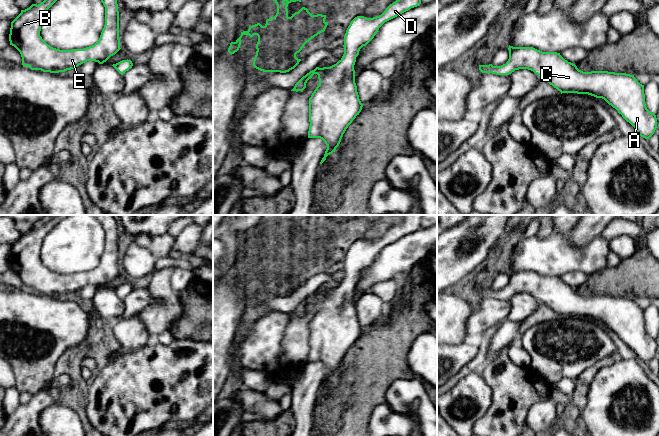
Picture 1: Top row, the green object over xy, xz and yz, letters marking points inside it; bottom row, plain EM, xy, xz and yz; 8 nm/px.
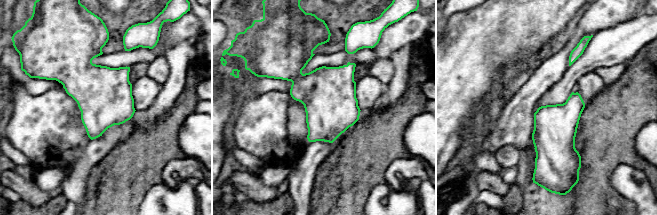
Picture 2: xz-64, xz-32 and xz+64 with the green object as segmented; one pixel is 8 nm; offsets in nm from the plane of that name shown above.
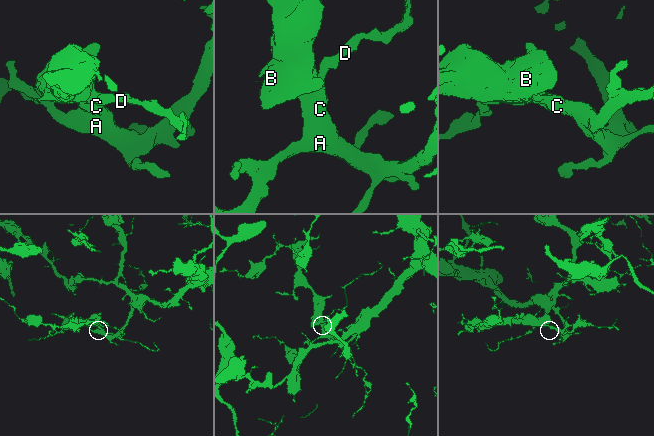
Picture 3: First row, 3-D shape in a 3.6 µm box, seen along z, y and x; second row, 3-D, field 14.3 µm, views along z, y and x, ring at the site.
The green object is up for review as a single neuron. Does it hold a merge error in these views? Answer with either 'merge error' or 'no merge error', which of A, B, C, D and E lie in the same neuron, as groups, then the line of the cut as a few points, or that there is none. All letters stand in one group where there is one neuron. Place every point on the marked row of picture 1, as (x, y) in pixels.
no merge error | A B C D E | no cut

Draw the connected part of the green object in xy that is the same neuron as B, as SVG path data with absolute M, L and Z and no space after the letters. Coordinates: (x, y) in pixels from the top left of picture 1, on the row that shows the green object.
M57 0L32 4L11 22L9 41L21 54L23 67L59 73L75 69L87 61L106 62L120 48L117 0L101 0L105 7L105 25L99 40L84 49L60 50L48 45L40 36L46 11Z

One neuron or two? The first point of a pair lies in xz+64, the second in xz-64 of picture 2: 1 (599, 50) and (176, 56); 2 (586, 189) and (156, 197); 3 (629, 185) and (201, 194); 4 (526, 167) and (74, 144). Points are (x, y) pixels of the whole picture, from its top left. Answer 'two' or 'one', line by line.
1: two
2: two
3: one
4: two

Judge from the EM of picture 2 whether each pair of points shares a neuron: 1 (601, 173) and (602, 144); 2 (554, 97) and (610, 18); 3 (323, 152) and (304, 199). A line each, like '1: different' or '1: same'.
1: same
2: different
3: same

